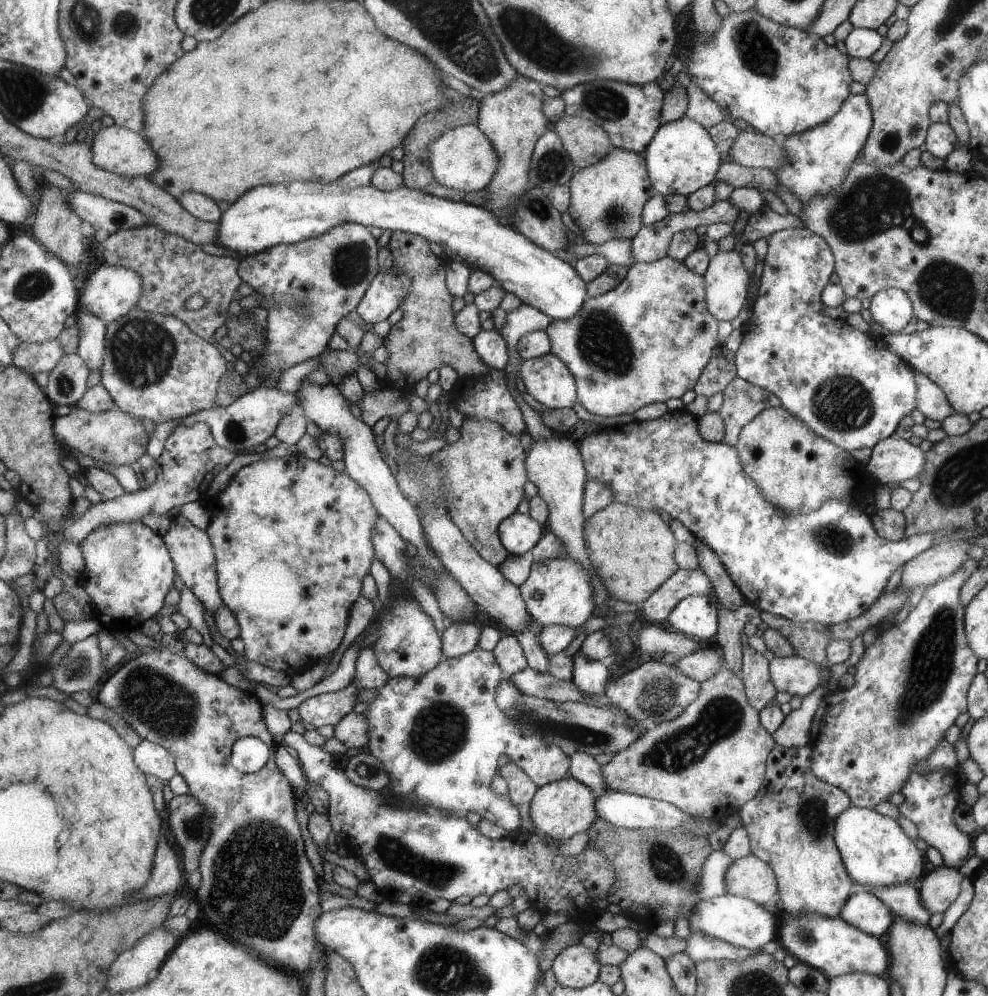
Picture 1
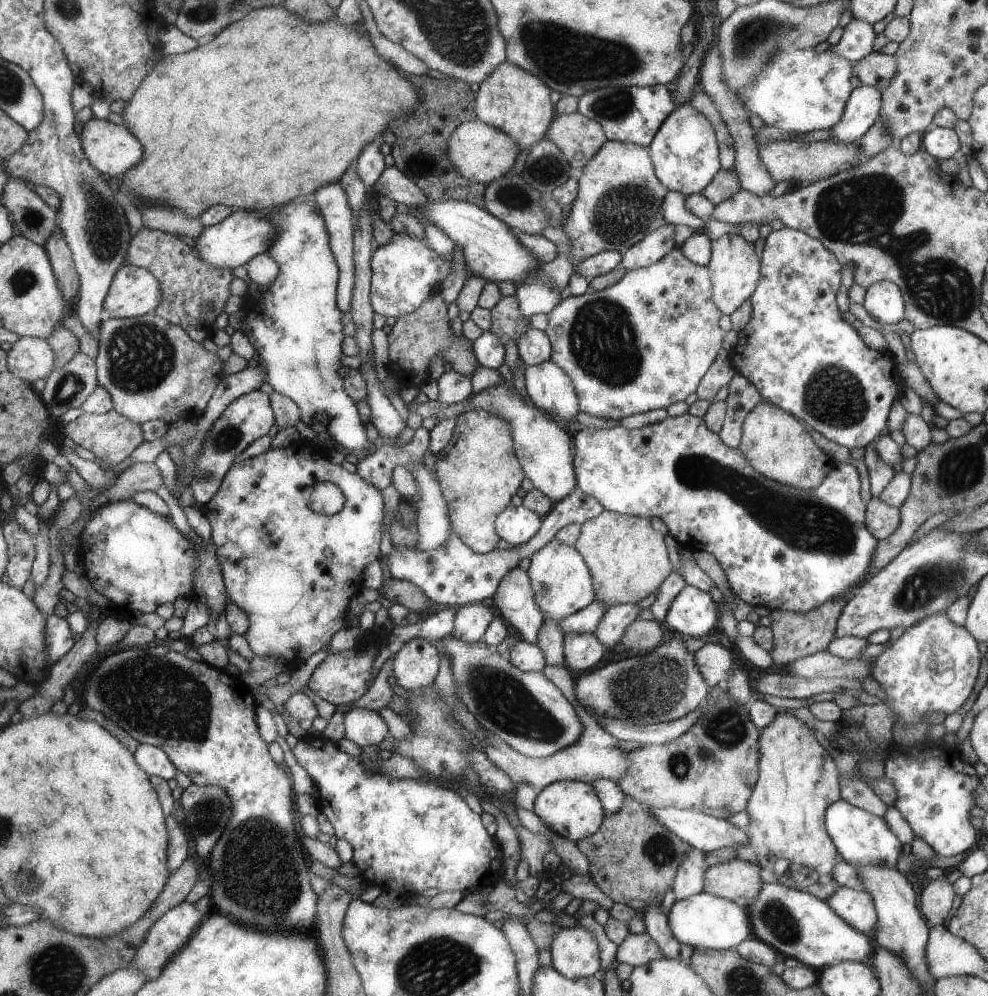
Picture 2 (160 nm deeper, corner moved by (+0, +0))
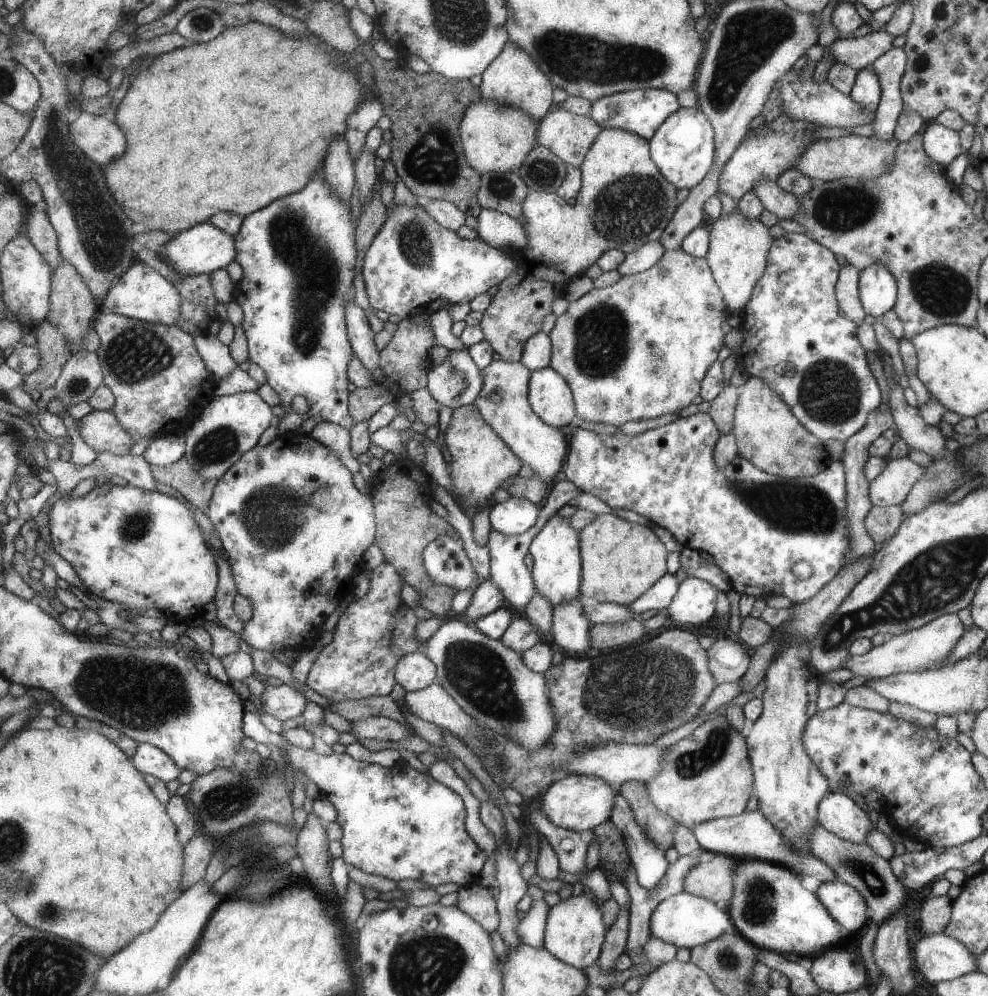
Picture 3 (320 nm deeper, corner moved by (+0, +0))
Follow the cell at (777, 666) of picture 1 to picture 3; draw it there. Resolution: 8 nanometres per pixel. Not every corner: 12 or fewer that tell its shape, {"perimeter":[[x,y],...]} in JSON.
{"perimeter":[[945,614],[839,668],[877,679],[941,664],[963,624]]}

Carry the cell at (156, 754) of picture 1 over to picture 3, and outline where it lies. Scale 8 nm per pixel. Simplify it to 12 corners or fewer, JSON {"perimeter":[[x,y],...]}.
{"perimeter":[[140,743],[133,757],[146,776],[163,782],[179,778],[183,769],[168,752]]}

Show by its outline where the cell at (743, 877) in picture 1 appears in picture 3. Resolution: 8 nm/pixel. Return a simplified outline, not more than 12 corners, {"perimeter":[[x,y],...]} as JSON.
{"perimeter":[[737,860],[695,864],[683,891],[717,902],[733,896]]}

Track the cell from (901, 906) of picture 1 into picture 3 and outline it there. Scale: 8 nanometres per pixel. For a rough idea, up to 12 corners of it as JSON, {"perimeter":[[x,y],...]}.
{"perimeter":[[743,812],[687,828],[698,847],[735,860],[789,866],[837,881],[816,857],[797,854],[759,814]]}

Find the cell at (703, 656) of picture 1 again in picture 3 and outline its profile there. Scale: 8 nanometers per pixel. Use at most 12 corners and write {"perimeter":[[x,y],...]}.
{"perimeter":[[731,635],[708,652],[716,683],[745,674],[750,651]]}

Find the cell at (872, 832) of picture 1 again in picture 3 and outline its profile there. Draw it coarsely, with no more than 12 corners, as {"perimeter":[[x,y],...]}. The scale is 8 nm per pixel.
{"perimeter":[[829,791],[817,823],[833,836],[865,844],[873,830],[844,793]]}

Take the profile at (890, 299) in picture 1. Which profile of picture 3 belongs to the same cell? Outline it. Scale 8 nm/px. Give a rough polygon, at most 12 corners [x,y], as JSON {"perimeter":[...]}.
{"perimeter":[[881,264],[858,272],[865,315],[880,318],[896,303],[897,286]]}

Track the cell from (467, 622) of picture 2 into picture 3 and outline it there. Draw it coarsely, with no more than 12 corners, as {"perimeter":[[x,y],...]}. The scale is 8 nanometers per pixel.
{"perimeter":[[485,580],[464,613],[470,625],[505,607],[505,596]]}

